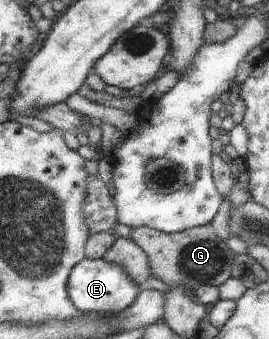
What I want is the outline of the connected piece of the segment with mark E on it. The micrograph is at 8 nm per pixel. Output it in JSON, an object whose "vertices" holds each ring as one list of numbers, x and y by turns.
{"vertices":[[84,259,78,263,69,278,69,297,83,313,92,311,116,314,132,306,141,294,140,288,122,266,104,259]]}

